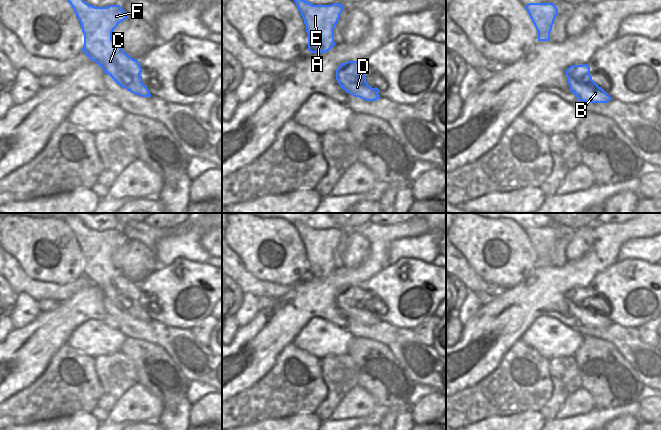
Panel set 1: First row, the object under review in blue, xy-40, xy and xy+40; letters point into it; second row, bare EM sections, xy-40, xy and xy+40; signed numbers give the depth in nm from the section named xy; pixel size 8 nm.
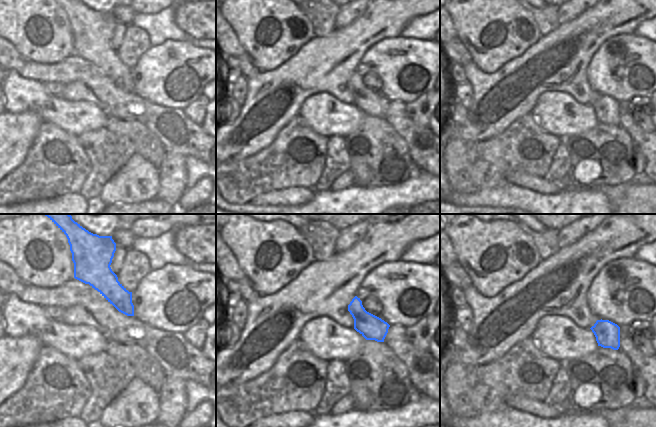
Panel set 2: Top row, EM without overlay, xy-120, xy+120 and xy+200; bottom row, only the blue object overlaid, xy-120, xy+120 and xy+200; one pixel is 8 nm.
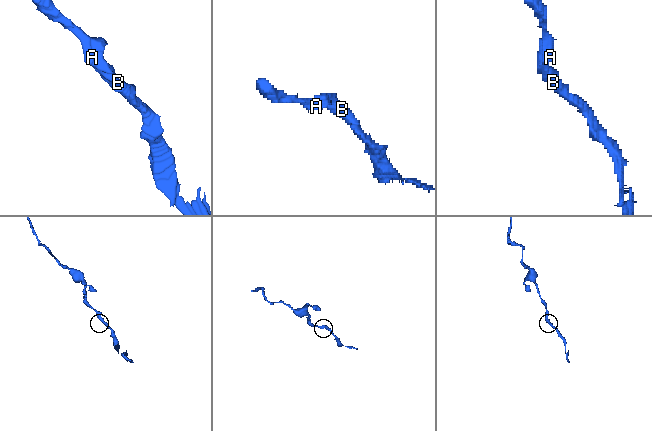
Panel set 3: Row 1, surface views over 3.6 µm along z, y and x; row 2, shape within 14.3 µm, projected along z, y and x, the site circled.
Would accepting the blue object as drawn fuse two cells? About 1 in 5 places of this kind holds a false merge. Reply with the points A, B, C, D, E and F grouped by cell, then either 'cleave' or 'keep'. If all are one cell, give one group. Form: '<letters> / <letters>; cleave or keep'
A B C D E F; keep

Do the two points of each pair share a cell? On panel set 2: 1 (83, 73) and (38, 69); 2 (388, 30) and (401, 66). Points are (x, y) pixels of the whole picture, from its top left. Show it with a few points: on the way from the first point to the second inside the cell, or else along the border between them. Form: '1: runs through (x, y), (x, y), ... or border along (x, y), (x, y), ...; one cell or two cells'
1: runs through (72, 72), (49, 72); one cell
2: border along (399, 35), (385, 37), (375, 42), (369, 48); two cells

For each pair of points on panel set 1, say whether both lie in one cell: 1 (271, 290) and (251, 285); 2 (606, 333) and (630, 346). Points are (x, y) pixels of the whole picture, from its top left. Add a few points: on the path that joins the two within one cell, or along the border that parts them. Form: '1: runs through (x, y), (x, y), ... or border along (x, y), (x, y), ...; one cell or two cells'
1: runs through (266, 289), (256, 287); one cell
2: runs through (612, 333), (624, 340); one cell

